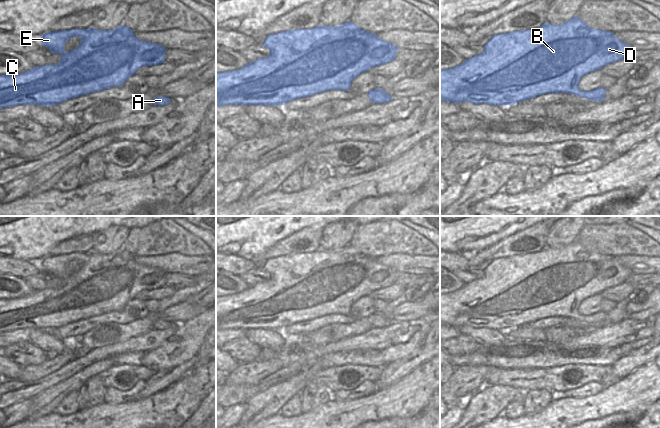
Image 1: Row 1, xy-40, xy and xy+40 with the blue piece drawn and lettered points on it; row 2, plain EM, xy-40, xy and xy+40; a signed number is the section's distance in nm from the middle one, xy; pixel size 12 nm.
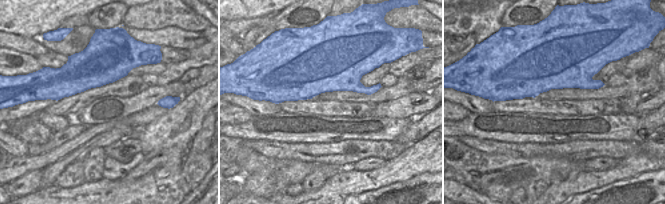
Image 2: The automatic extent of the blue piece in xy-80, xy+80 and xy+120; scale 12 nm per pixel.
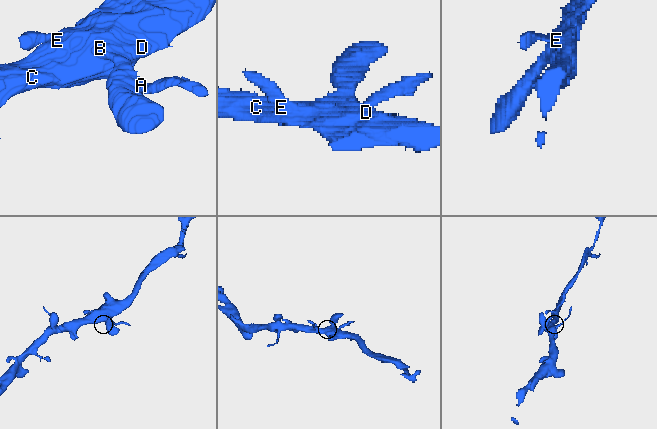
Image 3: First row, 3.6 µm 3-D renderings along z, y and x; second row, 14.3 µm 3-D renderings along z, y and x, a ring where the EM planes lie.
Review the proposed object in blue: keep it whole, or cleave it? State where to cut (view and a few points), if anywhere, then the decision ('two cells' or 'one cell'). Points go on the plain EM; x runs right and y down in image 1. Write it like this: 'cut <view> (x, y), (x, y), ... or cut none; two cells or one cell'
cut none; one cell

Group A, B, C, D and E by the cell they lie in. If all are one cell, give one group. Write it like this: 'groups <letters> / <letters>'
groups A B C D E

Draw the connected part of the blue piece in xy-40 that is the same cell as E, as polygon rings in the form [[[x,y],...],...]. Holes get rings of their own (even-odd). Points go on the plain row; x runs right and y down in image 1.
[[[122,248],[112,254],[99,254],[91,251],[90,253],[49,255],[41,259],[41,267],[51,276],[60,278],[61,284],[54,289],[35,290],[21,298],[0,299],[0,333],[31,328],[51,331],[81,319],[120,311],[141,291],[159,289],[165,285],[166,272],[164,270],[137,263],[133,255]],[[72,261],[82,263],[75,273],[66,277],[65,267]]]

